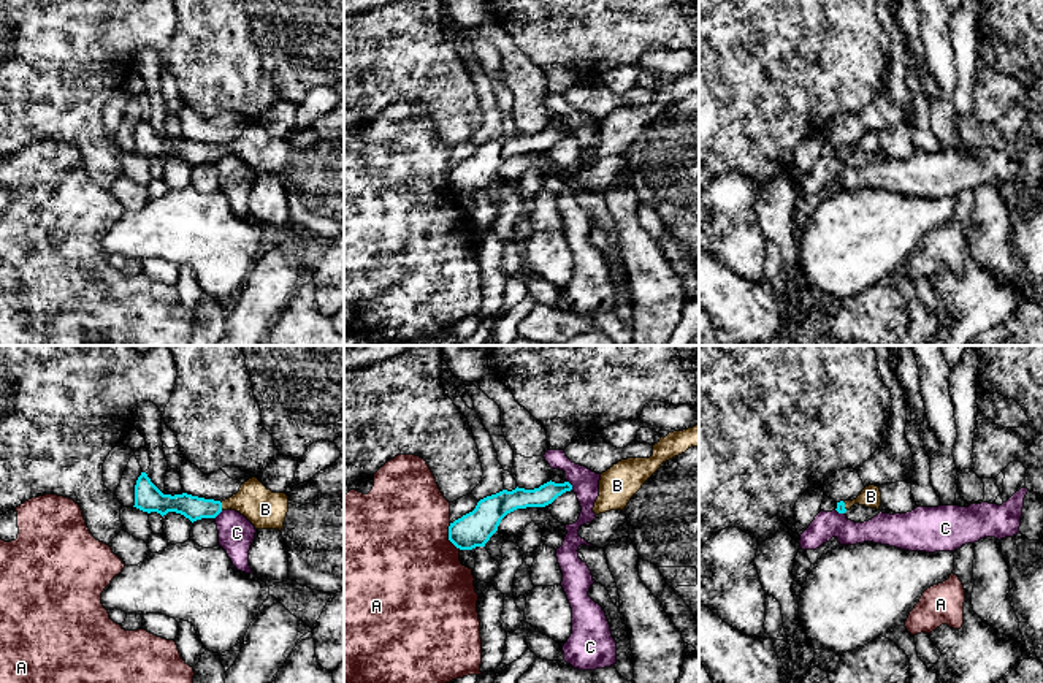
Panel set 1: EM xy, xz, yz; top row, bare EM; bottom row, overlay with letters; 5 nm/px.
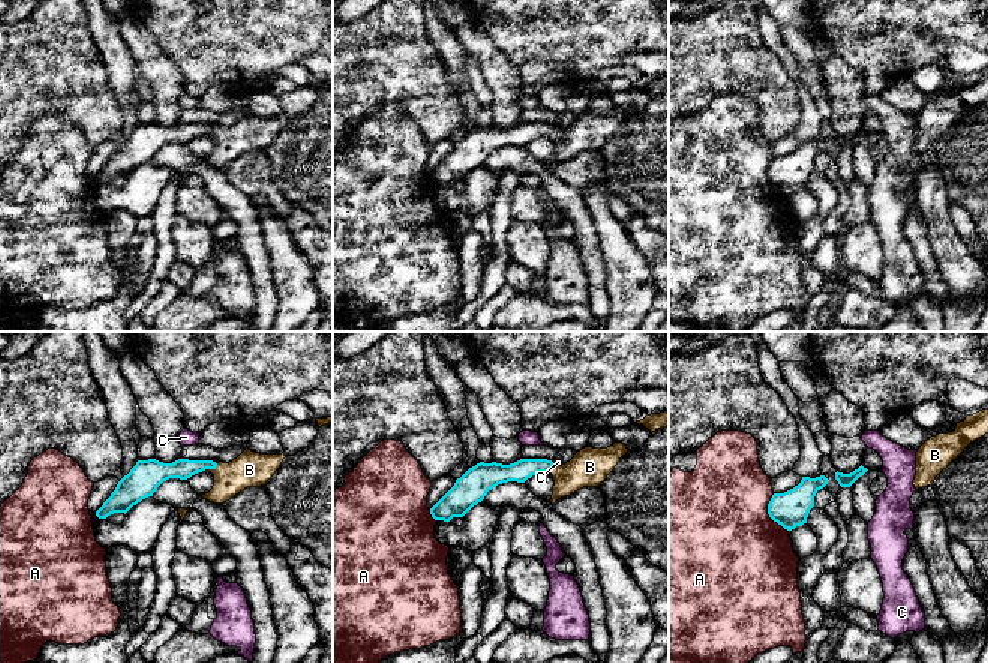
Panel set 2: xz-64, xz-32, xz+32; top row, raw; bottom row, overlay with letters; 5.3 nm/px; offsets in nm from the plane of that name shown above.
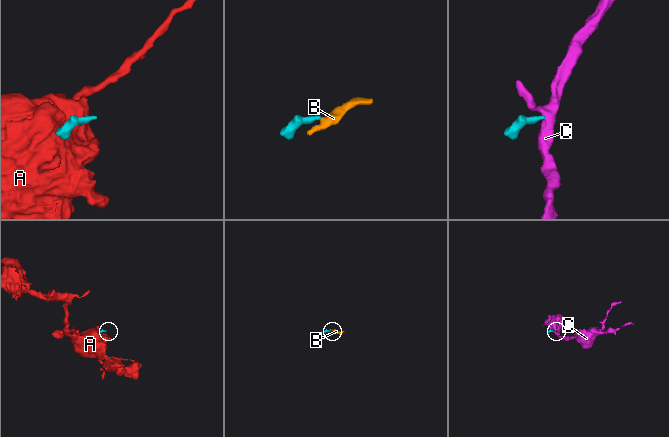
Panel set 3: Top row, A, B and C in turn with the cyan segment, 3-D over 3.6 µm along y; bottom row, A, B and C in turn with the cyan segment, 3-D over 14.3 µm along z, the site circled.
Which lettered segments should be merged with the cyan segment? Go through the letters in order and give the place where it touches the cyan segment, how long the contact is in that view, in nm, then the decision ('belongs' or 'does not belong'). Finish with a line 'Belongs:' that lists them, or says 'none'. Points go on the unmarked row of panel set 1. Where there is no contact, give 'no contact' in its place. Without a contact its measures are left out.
A: contact xz (449, 183); length 150 nm; does not belong
B: contact xy (221, 151); length 40 nm; belongs
C: contact xy (217, 159); length 60 nm; does not belong
Belongs: B

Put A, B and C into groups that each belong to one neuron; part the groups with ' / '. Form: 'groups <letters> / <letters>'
groups A / B / C

